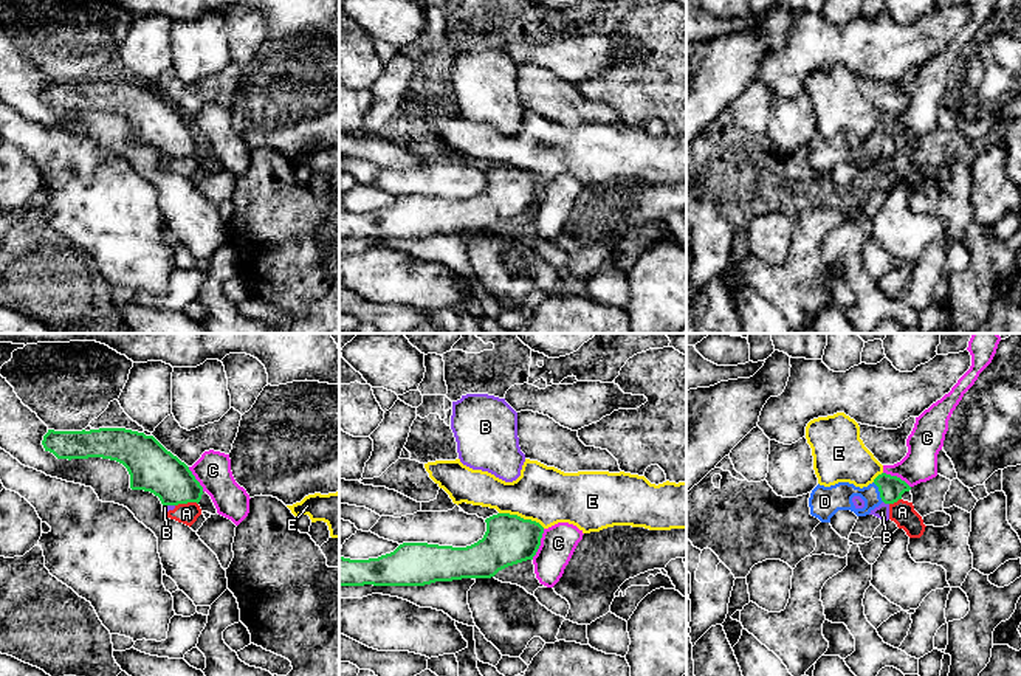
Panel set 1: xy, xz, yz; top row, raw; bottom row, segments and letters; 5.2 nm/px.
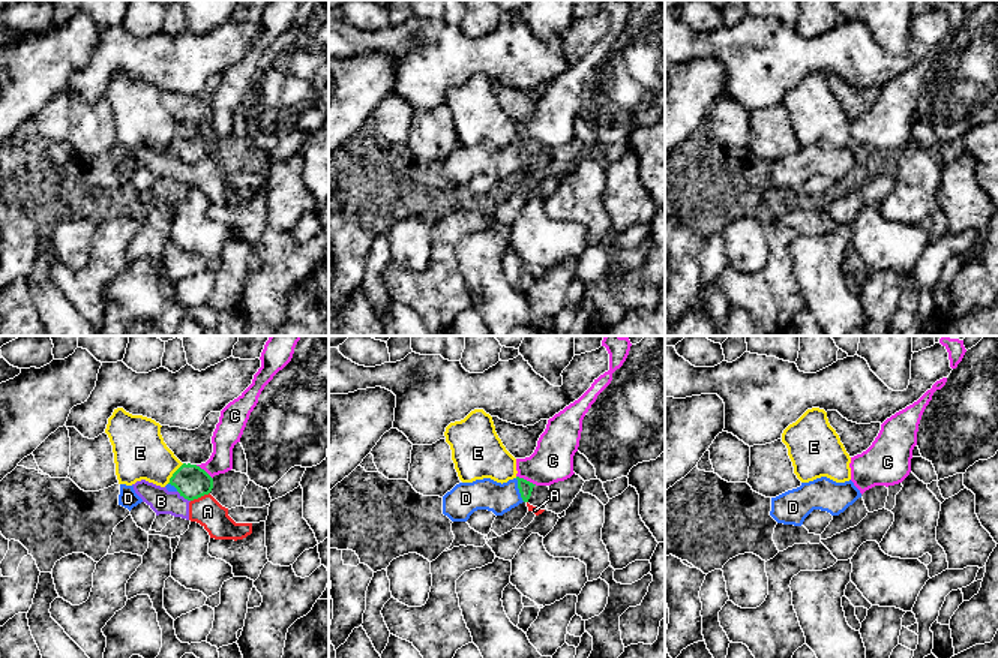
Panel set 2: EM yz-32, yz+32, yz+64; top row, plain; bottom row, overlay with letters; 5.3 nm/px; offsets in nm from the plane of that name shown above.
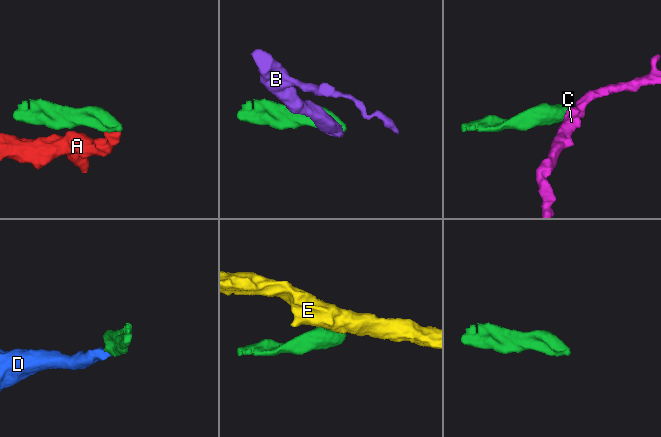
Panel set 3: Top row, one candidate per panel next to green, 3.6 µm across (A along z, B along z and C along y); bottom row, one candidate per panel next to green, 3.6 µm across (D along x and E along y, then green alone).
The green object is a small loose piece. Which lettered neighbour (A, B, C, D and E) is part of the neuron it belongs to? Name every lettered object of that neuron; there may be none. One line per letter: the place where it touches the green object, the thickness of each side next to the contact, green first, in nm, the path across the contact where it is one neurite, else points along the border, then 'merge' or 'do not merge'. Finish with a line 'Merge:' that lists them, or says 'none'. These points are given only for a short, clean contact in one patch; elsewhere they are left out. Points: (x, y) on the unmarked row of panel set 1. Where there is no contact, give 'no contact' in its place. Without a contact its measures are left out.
A: meets green in xy at (186, 155); 240 nm thick on the green side, 110 nm on the other; border along xy (197, 155), (178, 155), (175, 158); do not merge
B: meets green in yz at (886, 155); 130 nm thick on the green side, 70 nm on the other; border along yz (883, 154), (888, 157); do not merge
C: meets green in xz at (539, 197); 260 nm thick on the green side, 190 nm on the other; border along xz (544, 182), (539, 200), (532, 211); do not merge
D: meets green in yz at (879, 143); 130 nm thick on the green side, 140 nm on the other; runs through yz (891, 141), (879, 143), (843, 144), (838, 149); merge
E: meets green in xz at (522, 171); 260 nm thick on the green side, 300 nm on the other; border along xz (499, 165), (535, 172), (544, 180); do not merge
Merge: D

